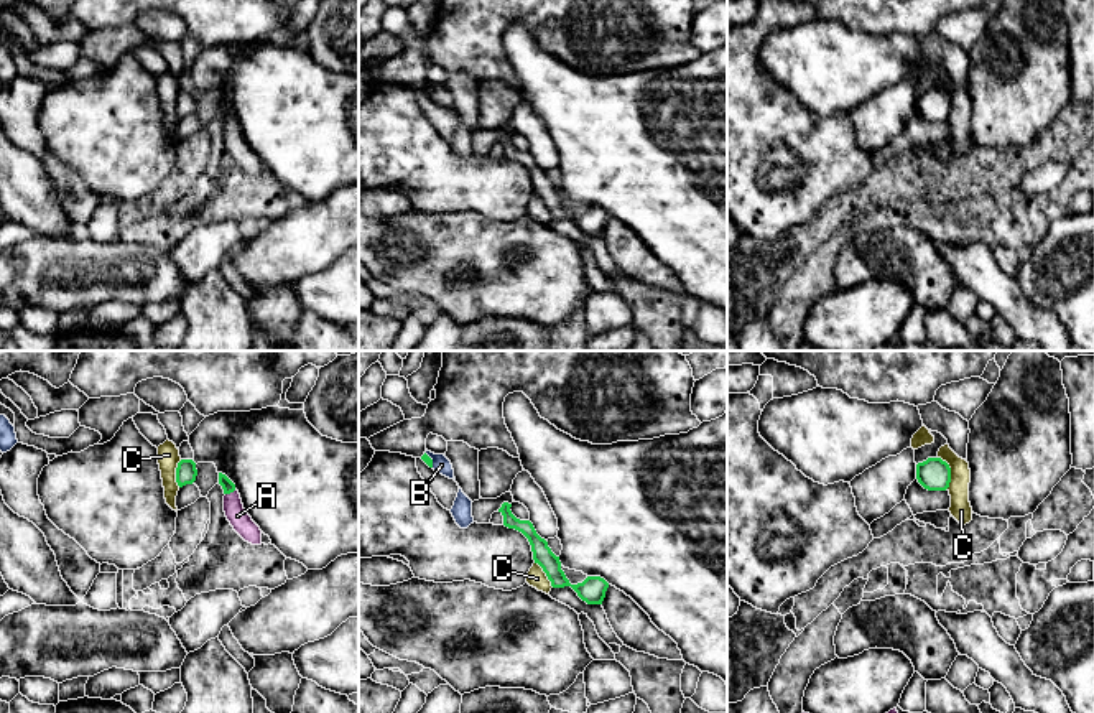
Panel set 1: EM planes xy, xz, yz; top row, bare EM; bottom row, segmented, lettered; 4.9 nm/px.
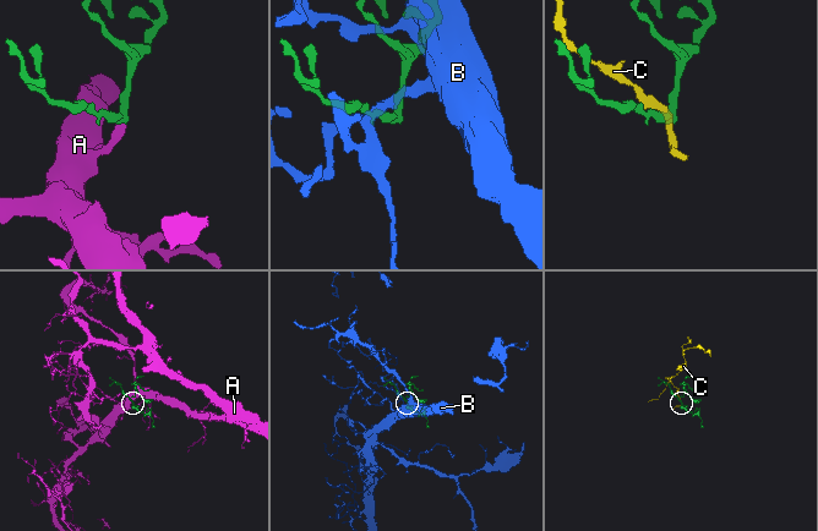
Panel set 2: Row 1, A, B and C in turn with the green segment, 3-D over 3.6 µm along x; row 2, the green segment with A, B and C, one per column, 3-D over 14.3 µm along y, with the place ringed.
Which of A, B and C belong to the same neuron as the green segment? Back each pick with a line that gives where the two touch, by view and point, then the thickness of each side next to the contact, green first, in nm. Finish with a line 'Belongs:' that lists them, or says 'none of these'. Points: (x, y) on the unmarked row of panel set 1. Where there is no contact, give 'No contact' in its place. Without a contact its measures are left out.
A: Touches green at xy (231, 122). Thickness 60 nm (green) against 100 nm
Belongs: A

